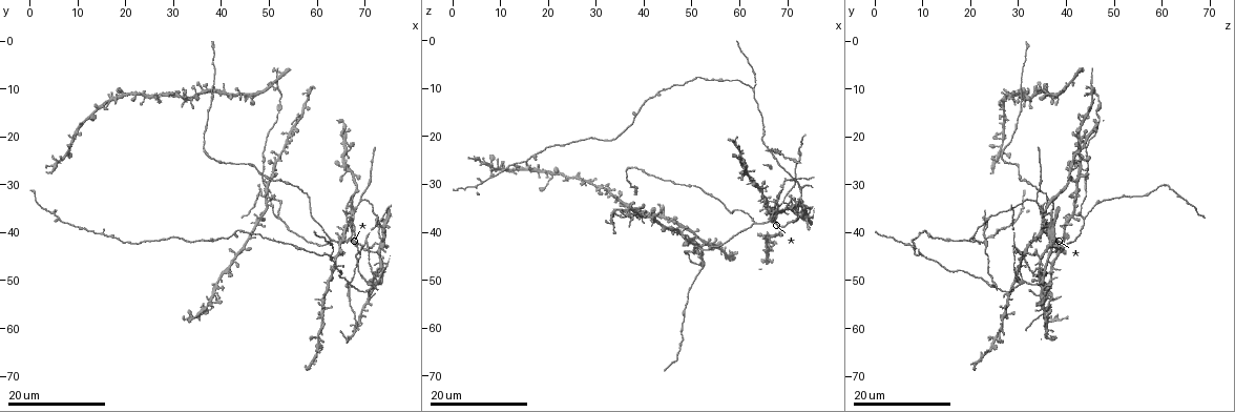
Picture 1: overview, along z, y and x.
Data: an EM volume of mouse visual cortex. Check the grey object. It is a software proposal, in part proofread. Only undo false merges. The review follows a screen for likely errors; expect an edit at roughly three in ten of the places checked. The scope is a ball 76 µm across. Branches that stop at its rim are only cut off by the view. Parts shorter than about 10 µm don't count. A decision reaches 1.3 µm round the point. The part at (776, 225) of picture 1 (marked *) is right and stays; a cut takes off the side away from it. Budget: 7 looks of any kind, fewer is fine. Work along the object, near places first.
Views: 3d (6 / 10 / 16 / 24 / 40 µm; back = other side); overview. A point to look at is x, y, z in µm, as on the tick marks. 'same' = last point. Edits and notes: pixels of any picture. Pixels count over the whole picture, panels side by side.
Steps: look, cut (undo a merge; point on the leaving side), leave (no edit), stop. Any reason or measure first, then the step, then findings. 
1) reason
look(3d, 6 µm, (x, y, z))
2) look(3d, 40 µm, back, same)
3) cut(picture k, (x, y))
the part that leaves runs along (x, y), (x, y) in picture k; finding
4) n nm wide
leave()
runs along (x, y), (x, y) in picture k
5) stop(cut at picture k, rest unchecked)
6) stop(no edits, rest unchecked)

branch point
look(3d, 16 µm, (52.5, 37.0, 44.0))

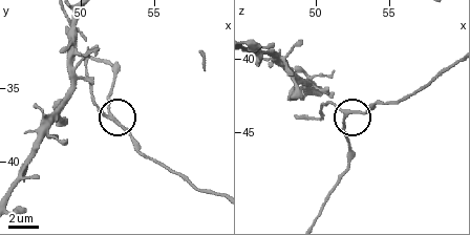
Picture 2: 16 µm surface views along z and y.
look(3d, 10 µm, (52.2, 36.8, 43.8))

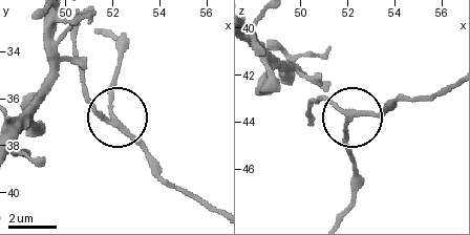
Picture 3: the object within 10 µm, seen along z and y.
closer look
look(3d, 6 µm, (52.1, 37.0, 43.7))

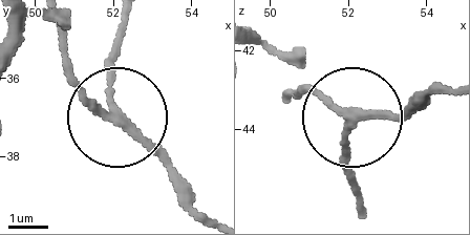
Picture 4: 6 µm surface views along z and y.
200 nm wide
leave()
runs along (207, 217), (113, 107), (107, 66), (116, 40) in picture 4; all the same neuron

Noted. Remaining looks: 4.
thin arm on a thick one
look(3d, 24 µm, (68.0, 35.5, 35.0))

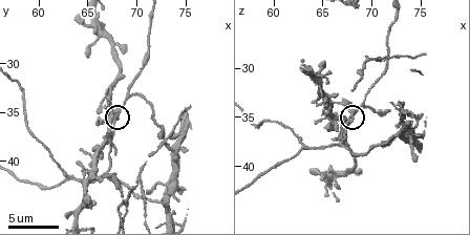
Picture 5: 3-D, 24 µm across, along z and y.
look(3d, 10 µm, (67.8, 35.2, 35.0))

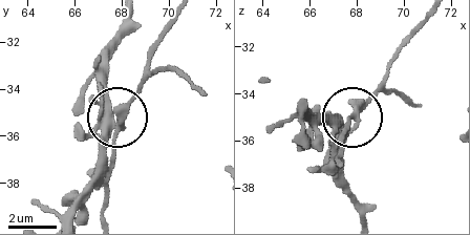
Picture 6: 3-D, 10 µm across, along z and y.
5 arms
leave()
all the same neuron

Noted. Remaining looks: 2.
narrows sharply
look(3d, 24 µm, (44.0, 39.5, 11.0))

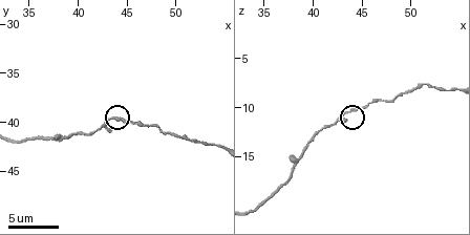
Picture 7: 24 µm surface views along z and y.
look(3d, 6 µm, (43.2, 39.6, 10.4))

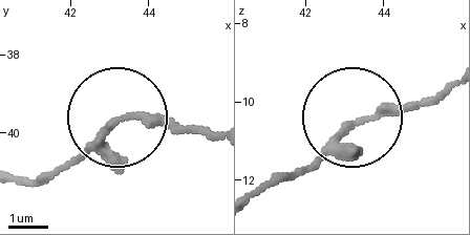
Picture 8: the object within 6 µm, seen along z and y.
leave()
runs along (215, 132), (125, 119), (47, 182) in picture 8; all the same neuron

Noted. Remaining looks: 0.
stop(no edits, rest unchecked)

